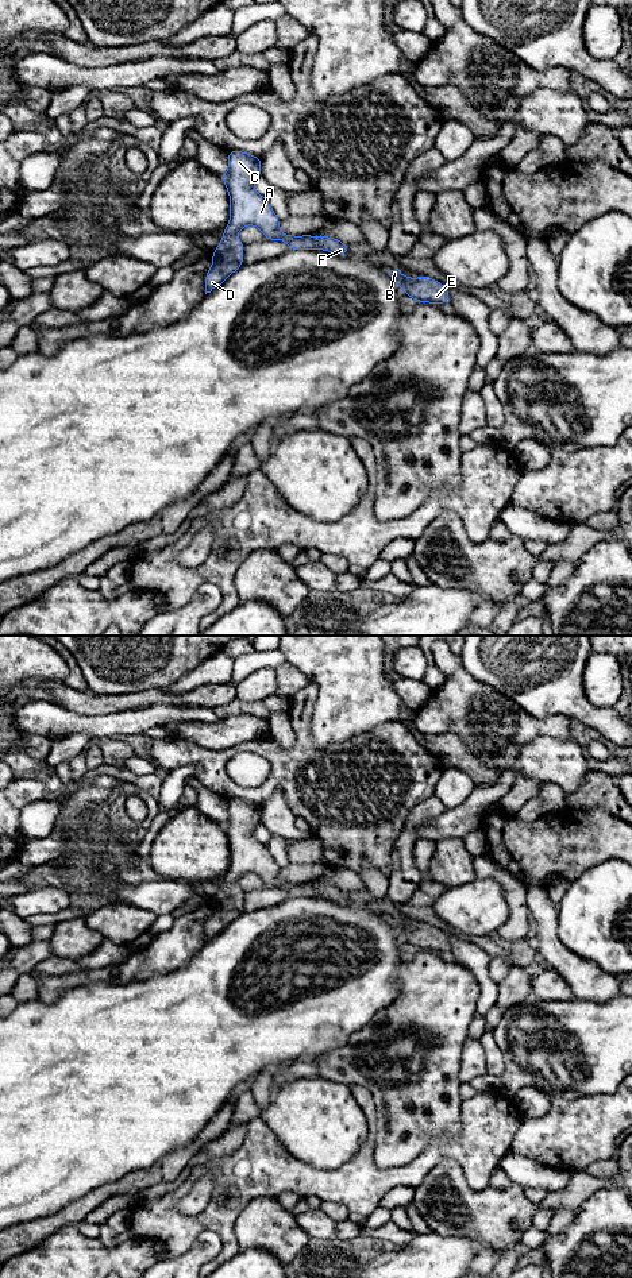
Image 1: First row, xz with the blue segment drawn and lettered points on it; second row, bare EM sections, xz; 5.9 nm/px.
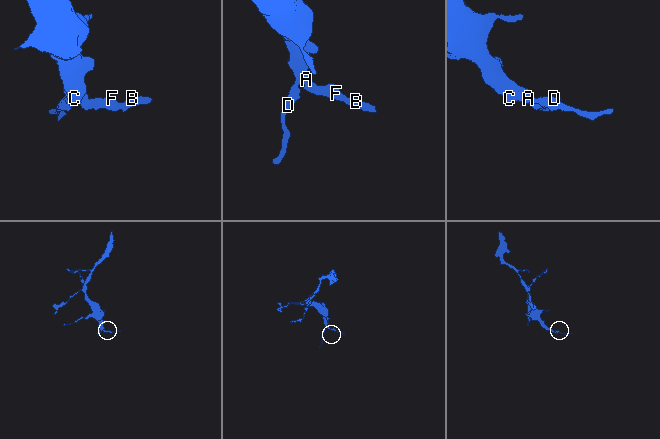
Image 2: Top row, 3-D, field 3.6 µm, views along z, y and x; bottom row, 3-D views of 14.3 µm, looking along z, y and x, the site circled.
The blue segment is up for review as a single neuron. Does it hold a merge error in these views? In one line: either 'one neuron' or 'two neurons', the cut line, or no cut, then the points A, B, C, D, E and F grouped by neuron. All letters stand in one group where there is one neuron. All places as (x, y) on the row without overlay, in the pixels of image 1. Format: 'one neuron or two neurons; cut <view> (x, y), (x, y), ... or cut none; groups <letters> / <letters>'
one neuron; cut none; groups A B C D E F

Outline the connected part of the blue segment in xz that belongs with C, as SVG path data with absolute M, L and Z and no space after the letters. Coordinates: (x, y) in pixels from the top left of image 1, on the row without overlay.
M227 799L228 819L221 822L230 842L230 869L223 879L223 888L212 901L212 915L205 922L205 942L220 934L243 914L244 892L238 879L255 873L266 888L282 888L289 897L323 897L335 903L347 903L351 895L332 884L294 884L280 880L281 868L274 861L267 845L254 838L254 830L262 823L262 806L243 799Z

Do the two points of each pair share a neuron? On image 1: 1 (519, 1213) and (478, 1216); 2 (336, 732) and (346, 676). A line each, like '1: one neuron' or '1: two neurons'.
1: one neuron
2: one neuron

